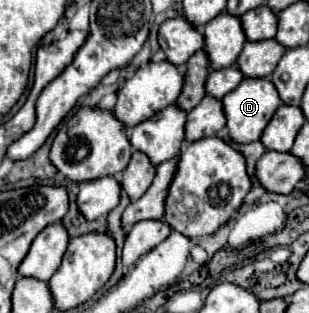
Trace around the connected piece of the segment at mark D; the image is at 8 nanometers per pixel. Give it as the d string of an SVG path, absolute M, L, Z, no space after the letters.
M243 78L241 84L237 86L237 90L229 92L223 100L223 114L227 118L227 130L229 130L229 138L237 144L249 144L261 138L263 128L267 126L269 118L275 114L275 110L281 106L281 100L277 98L277 90L273 86L271 80L267 78Z

